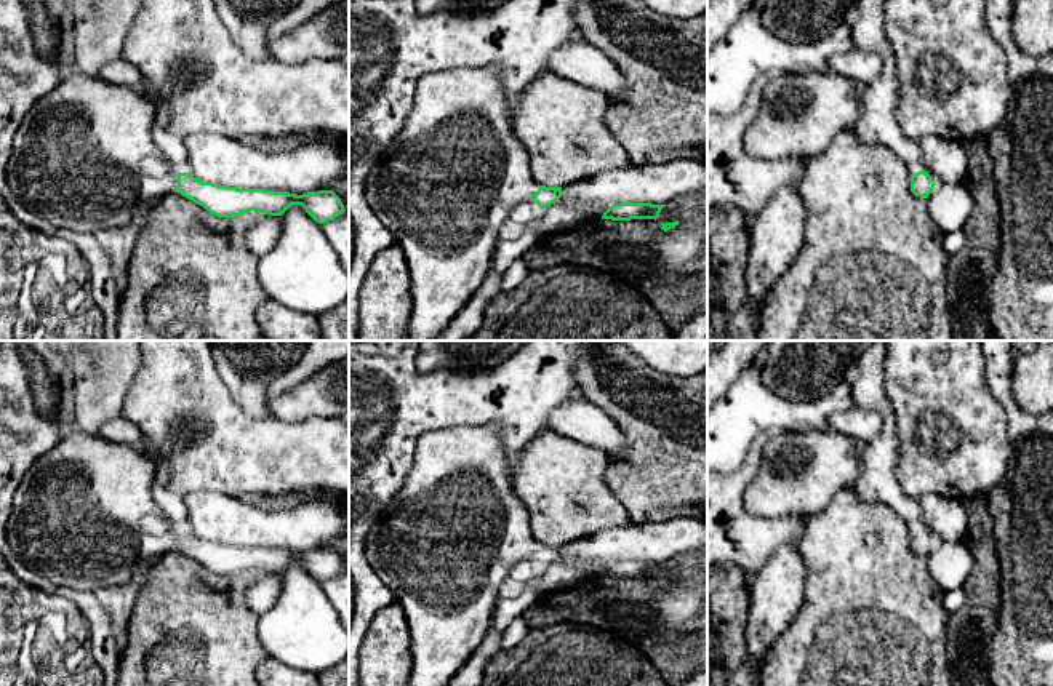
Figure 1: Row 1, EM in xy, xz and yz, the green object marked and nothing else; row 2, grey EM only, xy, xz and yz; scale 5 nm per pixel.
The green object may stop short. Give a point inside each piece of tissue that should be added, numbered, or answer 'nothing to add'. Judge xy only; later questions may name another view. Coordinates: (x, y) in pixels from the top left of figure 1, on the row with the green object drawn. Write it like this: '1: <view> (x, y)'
1: xy (84, 157)

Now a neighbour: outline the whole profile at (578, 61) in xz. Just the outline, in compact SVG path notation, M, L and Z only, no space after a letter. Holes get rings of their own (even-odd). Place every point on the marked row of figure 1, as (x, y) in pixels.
M584 40L560 45L549 58L547 70L608 96L626 90L626 78L618 66L602 50Z

